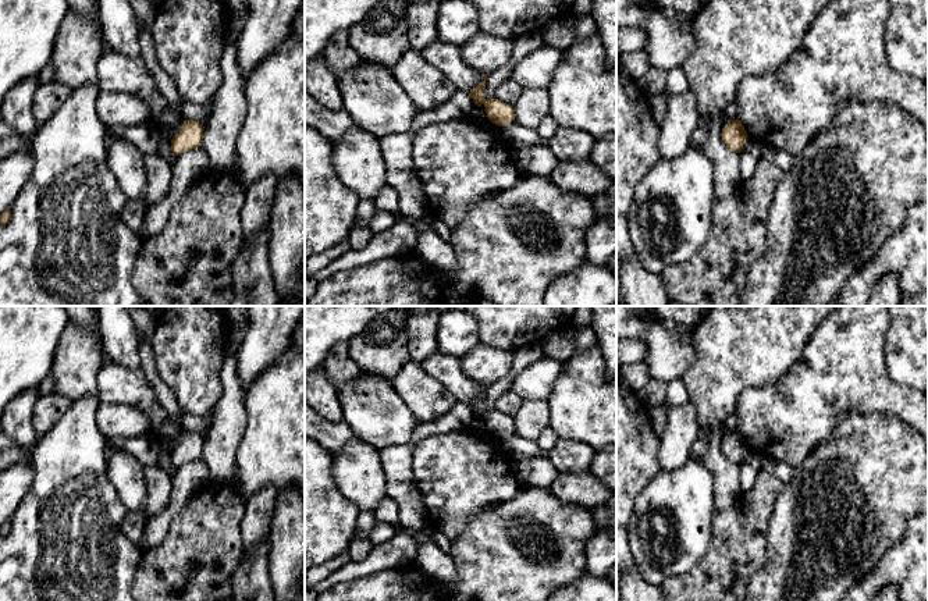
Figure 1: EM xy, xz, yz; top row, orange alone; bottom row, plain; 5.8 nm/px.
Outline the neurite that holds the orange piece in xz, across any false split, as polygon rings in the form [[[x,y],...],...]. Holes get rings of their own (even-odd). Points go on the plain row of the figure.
[[[487,385],[484,387],[484,392],[473,399],[469,406],[472,408],[476,417],[484,417],[484,423],[488,427],[490,433],[498,438],[508,437],[515,433],[515,420],[511,416],[506,416],[498,410],[484,410],[483,403],[486,401]]]

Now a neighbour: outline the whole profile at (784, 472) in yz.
[[[762,458],[761,469],[778,477],[783,484],[787,484],[793,474],[793,467],[790,467],[787,463],[771,458]]]

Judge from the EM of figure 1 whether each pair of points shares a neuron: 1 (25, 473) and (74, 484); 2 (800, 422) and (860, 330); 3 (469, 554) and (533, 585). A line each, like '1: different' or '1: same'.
1: different
2: same
3: same

